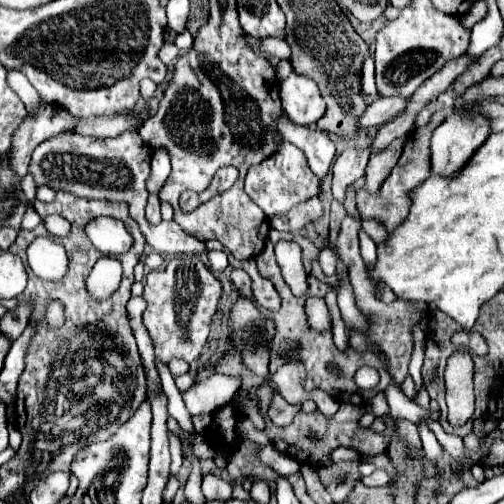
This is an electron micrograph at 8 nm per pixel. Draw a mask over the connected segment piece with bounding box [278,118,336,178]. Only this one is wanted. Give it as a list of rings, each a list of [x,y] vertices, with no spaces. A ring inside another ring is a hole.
[[[288,118],[278,120],[278,130],[284,140],[292,142],[306,154],[314,174],[318,178],[326,178],[336,154],[334,142],[328,138],[328,134],[322,130],[306,128],[306,126],[296,126],[288,122]]]

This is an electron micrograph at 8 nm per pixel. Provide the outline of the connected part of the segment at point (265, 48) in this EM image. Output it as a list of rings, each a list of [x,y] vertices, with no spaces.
[[[266,38],[260,44],[260,52],[268,56],[276,56],[280,60],[290,60],[290,46],[278,38]]]

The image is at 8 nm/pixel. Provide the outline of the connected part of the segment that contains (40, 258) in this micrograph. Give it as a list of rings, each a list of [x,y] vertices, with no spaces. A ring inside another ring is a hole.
[[[34,238],[28,246],[28,264],[38,278],[60,280],[68,270],[66,250],[52,238]]]

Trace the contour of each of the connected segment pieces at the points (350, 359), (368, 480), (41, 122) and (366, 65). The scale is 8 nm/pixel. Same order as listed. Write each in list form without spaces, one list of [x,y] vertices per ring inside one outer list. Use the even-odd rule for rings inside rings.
[[[270,230],[268,242],[266,242],[262,254],[256,256],[258,272],[260,272],[264,278],[268,278],[268,280],[276,286],[278,294],[282,296],[282,308],[280,308],[278,312],[266,312],[266,310],[262,310],[262,314],[264,314],[266,318],[270,318],[270,320],[274,322],[274,326],[276,326],[276,336],[274,336],[272,350],[270,350],[270,374],[268,374],[266,378],[260,378],[260,376],[256,376],[254,372],[250,372],[250,370],[244,366],[244,362],[242,362],[240,350],[234,350],[232,344],[230,344],[230,352],[222,356],[222,358],[224,358],[224,374],[238,376],[238,378],[242,380],[240,394],[242,394],[242,396],[248,396],[248,390],[250,390],[250,388],[262,386],[262,384],[270,382],[270,376],[272,376],[282,364],[286,364],[286,362],[290,362],[290,360],[298,360],[298,362],[302,362],[304,368],[306,368],[306,382],[304,382],[304,388],[306,388],[306,390],[320,388],[320,390],[328,392],[330,396],[334,396],[338,402],[352,402],[352,404],[364,406],[370,398],[374,398],[374,396],[378,394],[378,390],[362,390],[362,388],[358,388],[356,382],[354,382],[354,372],[356,372],[358,368],[362,368],[362,366],[372,366],[372,368],[376,368],[376,370],[380,372],[380,390],[384,390],[384,388],[392,382],[390,374],[388,374],[386,368],[384,368],[384,362],[382,362],[380,356],[376,356],[374,352],[356,352],[356,350],[352,350],[352,348],[346,348],[346,352],[340,352],[340,350],[336,350],[330,332],[316,332],[316,330],[312,330],[312,328],[308,326],[306,314],[304,314],[306,296],[300,296],[300,298],[294,296],[292,290],[290,290],[290,286],[282,280],[282,272],[280,272],[280,266],[278,266],[278,262],[276,262],[276,256],[274,256],[274,246],[276,246],[278,240],[294,240],[294,242],[302,248],[302,264],[304,264],[306,274],[308,274],[308,290],[310,290],[310,296],[324,296],[324,294],[328,292],[328,288],[330,288],[326,282],[322,282],[322,280],[318,280],[318,278],[312,276],[312,270],[310,270],[310,254],[318,254],[318,248],[316,248],[308,238],[298,236],[298,234],[286,234],[286,232]],[[328,364],[336,364],[338,368],[342,368],[342,378],[332,376],[332,374],[326,370]]]
[[[376,470],[374,474],[362,478],[362,482],[364,482],[366,486],[386,486],[386,484],[392,482],[392,478],[390,478],[390,474],[388,474],[386,470]]]
[[[40,102],[40,110],[36,118],[26,118],[20,128],[16,130],[10,146],[10,166],[18,176],[24,176],[28,172],[28,162],[32,156],[32,150],[44,142],[46,138],[74,130],[76,118],[68,114],[66,110],[60,110],[52,104]]]
[[[366,56],[362,62],[362,94],[376,96],[376,84],[374,84],[374,60],[372,56]]]

